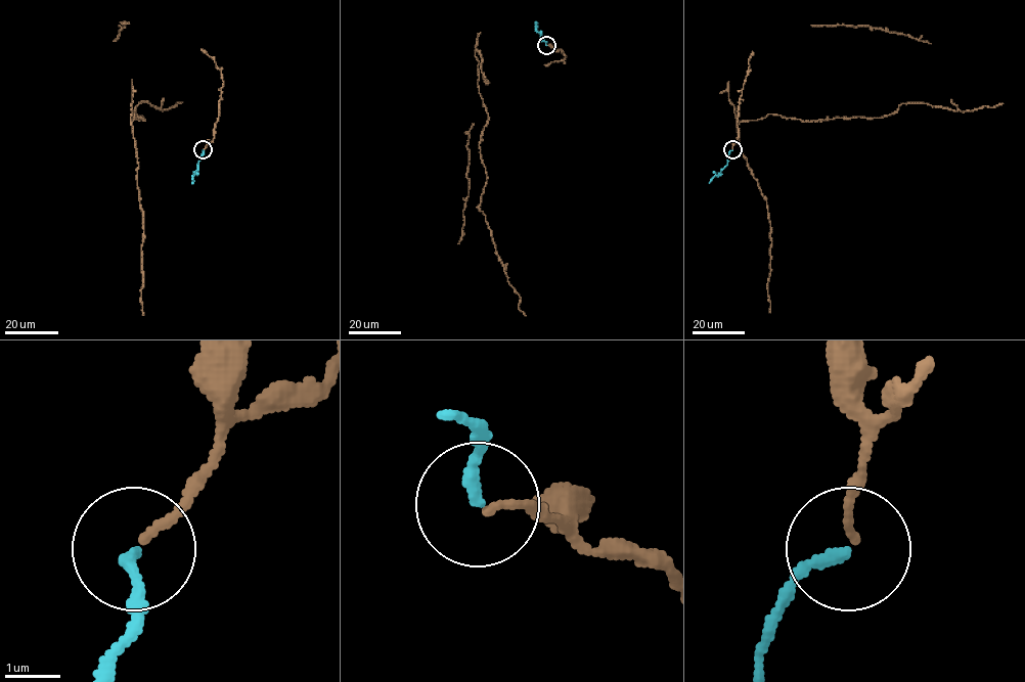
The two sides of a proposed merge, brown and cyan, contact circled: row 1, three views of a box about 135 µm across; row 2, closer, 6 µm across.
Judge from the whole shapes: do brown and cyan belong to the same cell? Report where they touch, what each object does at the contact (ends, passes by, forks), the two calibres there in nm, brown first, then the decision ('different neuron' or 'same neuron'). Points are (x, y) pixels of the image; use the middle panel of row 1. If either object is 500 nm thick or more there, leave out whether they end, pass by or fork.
place (546, 45); brown ends; cyan ends; calibres 130 and 200 nm; same neuron

